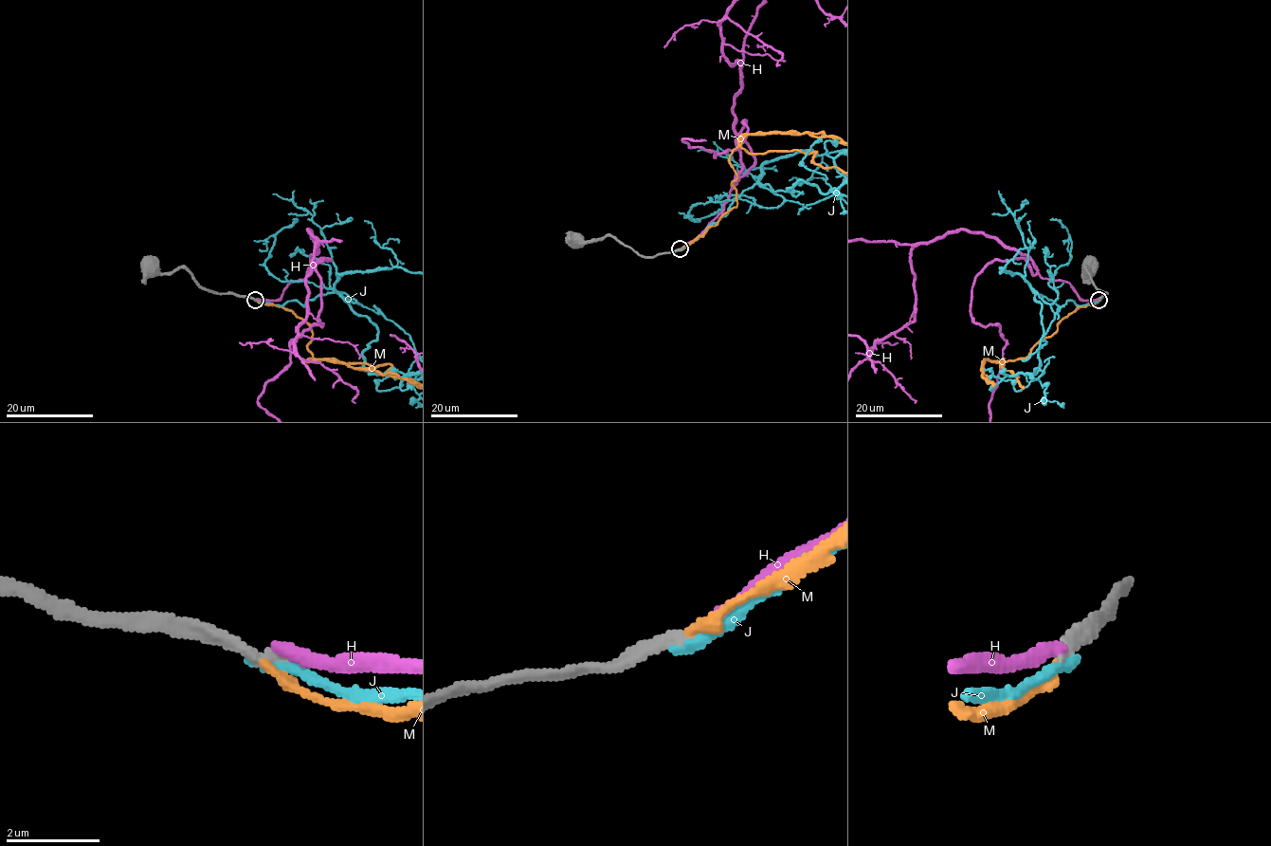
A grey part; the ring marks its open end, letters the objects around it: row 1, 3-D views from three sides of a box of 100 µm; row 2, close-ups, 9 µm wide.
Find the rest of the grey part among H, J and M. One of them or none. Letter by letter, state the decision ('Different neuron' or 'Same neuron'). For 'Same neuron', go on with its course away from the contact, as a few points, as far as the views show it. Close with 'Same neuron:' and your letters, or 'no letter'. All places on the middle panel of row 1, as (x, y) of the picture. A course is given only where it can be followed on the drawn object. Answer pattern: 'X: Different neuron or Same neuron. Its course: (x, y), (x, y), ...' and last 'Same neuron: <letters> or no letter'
H: Different neuron
J: Different neuron
M: Same neuron
Same neuron: M

